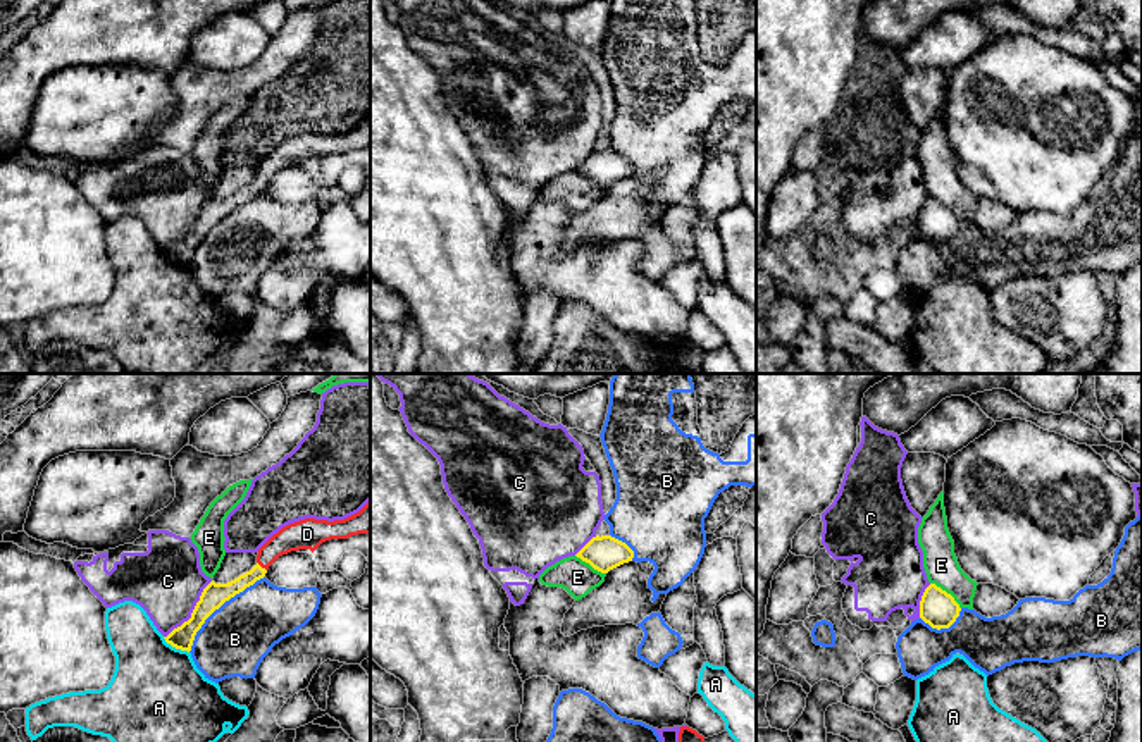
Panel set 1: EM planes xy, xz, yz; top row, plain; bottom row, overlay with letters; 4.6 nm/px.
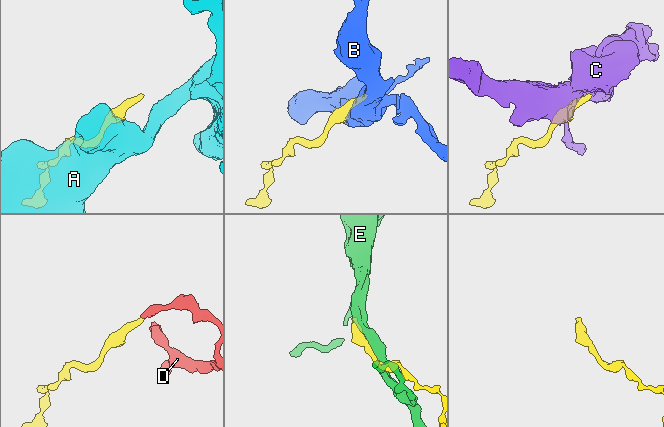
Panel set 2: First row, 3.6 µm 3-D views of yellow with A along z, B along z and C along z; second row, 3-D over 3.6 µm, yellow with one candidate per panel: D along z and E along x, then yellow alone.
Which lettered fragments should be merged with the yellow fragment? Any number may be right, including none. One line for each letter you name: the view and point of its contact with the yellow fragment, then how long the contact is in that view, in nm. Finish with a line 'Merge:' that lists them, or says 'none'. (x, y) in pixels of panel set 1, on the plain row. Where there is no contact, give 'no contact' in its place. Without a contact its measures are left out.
D: xy (260, 181) | 60 nm
Merge: D

